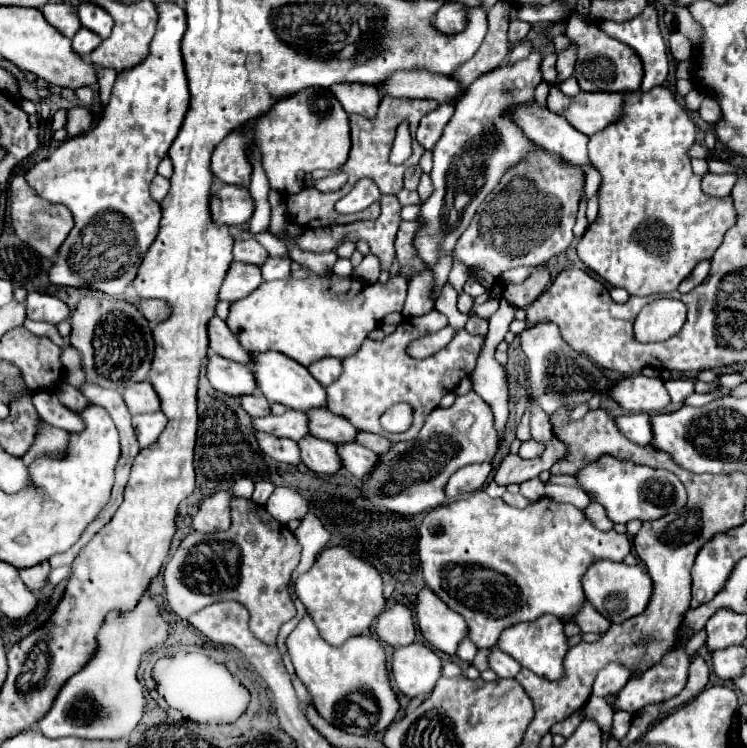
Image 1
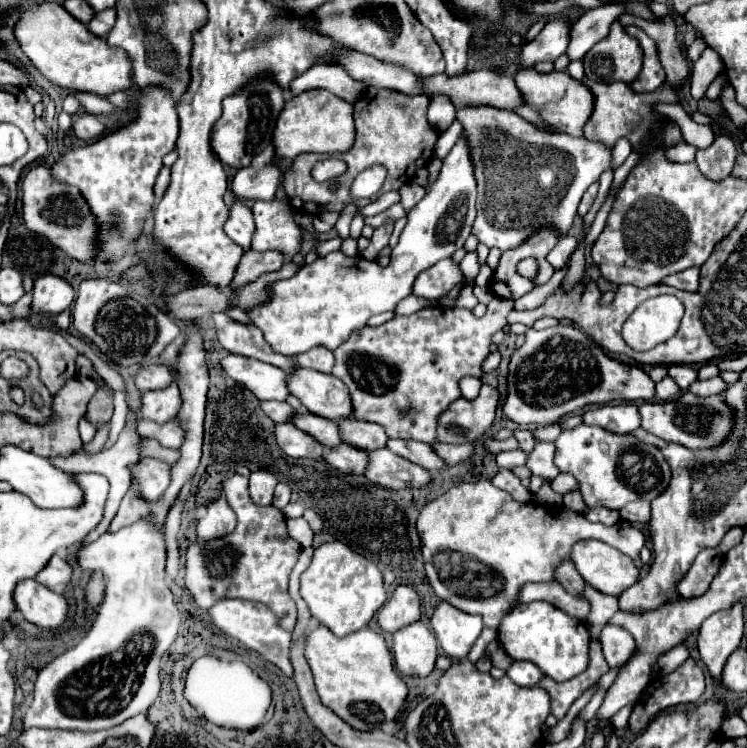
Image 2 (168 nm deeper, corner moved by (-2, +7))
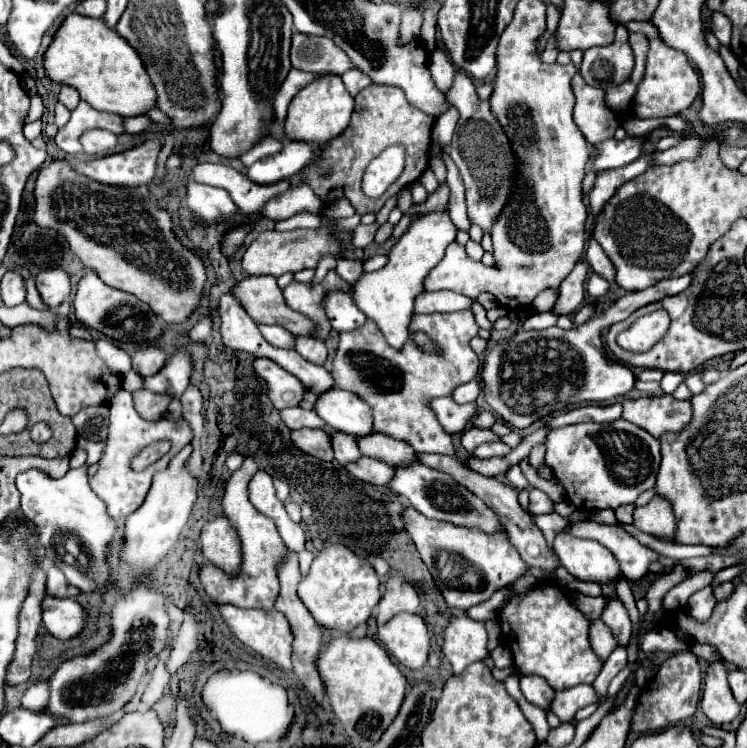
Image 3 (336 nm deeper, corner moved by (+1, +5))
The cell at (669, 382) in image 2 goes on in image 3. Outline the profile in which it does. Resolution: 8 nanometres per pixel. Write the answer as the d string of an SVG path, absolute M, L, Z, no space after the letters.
M637 379L637 383L635 383L635 389L641 391L643 395L649 395L649 397L653 397L653 395L661 395L661 393L663 393L659 383L643 383L643 381L639 381L639 379Z

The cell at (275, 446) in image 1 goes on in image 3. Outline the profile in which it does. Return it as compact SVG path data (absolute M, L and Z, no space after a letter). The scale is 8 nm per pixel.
M299 429L291 431L291 441L297 449L303 453L317 457L321 461L331 461L333 451L331 451L331 441L325 429Z

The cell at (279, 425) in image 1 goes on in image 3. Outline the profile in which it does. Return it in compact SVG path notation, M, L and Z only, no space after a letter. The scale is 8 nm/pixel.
M325 427L325 431L331 435L331 447L333 447L333 455L335 459L343 465L349 461L355 461L361 457L359 449L357 449L357 441L353 435L341 433L341 431L333 431L331 427Z

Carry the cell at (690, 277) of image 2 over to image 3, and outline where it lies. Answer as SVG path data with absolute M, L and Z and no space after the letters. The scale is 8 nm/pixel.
M681 275L675 279L663 279L643 291L631 291L619 297L607 311L589 319L587 323L563 331L559 327L549 327L543 331L519 331L511 341L501 341L485 353L485 363L481 377L485 381L485 399L491 409L511 423L515 429L527 429L545 415L567 405L577 405L579 401L611 401L627 395L635 387L635 375L629 367L617 361L609 361L603 353L603 343L599 343L599 333L605 325L627 319L635 309L659 301L667 295L677 295L691 285L691 275Z

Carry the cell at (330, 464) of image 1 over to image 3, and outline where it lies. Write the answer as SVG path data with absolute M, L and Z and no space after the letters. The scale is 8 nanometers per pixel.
M359 457L353 463L345 463L345 469L355 479L371 485L387 485L387 479L391 479L391 471L393 471L393 467L389 467L387 463L371 457L363 457L363 459Z

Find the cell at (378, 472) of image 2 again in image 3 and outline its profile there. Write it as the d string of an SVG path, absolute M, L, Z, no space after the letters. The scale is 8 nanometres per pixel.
M421 463L395 467L395 475L387 483L387 487L391 491L395 491L397 495L405 497L411 507L421 511L429 519L441 519L441 521L451 521L451 523L459 523L459 525L469 525L469 527L483 527L483 531L503 529L497 515L479 497L471 495L471 491L467 491L459 483L455 483L451 479L451 475L425 467Z

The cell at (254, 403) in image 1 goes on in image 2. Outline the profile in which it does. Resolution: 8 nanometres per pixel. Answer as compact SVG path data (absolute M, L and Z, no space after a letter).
M262 401L262 411L274 421L274 423L288 423L296 415L296 411L288 403L278 401Z

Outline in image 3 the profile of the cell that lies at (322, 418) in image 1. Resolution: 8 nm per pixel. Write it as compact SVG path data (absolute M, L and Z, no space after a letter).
M383 433L361 435L361 439L357 437L357 443L359 443L359 451L365 457L385 461L391 467L399 467L415 461L415 451L407 447L407 443L391 439L389 435L383 435Z

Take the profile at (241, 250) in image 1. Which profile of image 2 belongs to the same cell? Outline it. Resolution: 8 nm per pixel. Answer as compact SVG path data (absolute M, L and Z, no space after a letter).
M234 201L230 211L228 211L228 219L224 223L224 233L236 241L244 251L250 249L252 243L252 233L254 233L254 219L252 219L252 211L244 201Z

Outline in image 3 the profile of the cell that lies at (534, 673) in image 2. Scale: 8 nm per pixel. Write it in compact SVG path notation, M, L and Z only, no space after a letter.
M521 675L519 685L521 685L521 691L523 691L523 695L529 703L535 703L535 705L547 709L547 705L549 705L555 691L549 687L549 683L543 677L539 677L539 675Z

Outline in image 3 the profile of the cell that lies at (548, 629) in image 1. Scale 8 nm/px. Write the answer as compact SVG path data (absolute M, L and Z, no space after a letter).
M543 583L525 595L511 597L499 615L499 625L503 641L513 653L513 667L523 675L545 677L555 691L593 683L603 667L589 645L589 621L557 585Z

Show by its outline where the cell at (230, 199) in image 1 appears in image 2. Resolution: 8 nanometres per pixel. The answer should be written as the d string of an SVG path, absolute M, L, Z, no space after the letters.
M272 159L262 169L240 169L232 181L232 191L236 199L242 201L270 201L282 181L282 167Z

